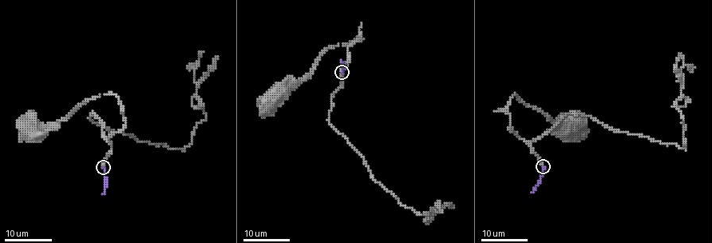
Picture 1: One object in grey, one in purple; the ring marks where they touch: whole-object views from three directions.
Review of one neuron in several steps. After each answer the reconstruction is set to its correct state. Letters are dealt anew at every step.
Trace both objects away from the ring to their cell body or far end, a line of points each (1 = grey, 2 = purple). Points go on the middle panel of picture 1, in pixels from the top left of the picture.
1: (341, 72), (350, 61), (348, 47), (363, 39), (360, 37), (329, 47), (297, 85), (273, 93), (270, 98)
2: (341, 72), (343, 69), (341, 60)

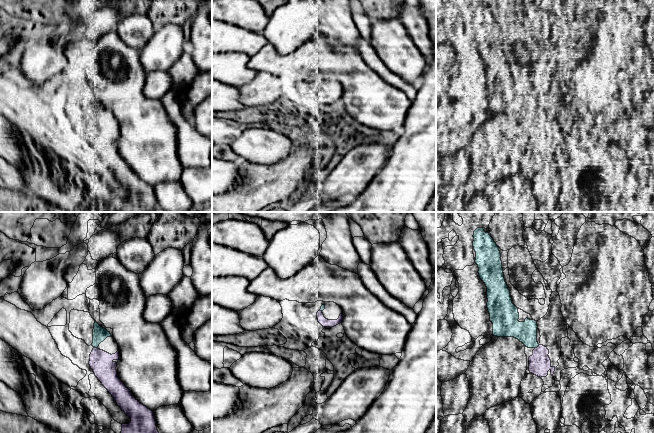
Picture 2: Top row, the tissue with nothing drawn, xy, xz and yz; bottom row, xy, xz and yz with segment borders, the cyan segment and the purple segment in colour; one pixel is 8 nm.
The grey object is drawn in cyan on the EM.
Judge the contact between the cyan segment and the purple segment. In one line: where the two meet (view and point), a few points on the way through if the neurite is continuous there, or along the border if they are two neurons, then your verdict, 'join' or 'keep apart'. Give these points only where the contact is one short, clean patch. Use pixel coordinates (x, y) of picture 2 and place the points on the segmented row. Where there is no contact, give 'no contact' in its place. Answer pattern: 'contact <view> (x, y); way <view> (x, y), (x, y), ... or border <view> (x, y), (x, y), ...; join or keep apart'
contact yz (537, 346); way yz (526, 332), (528, 337), (537, 346), (539, 363); join

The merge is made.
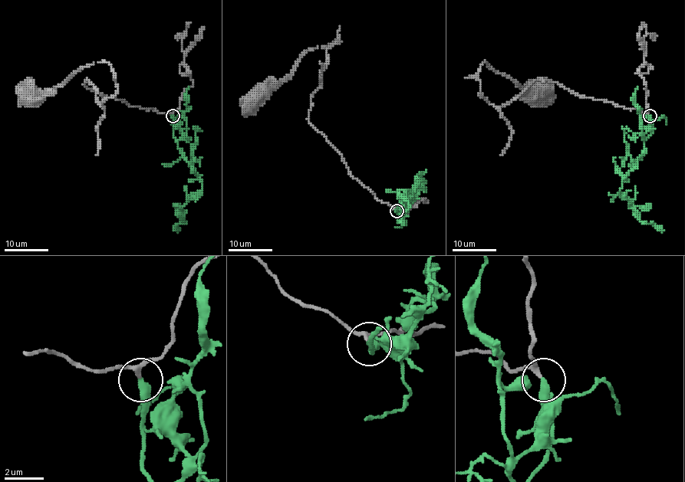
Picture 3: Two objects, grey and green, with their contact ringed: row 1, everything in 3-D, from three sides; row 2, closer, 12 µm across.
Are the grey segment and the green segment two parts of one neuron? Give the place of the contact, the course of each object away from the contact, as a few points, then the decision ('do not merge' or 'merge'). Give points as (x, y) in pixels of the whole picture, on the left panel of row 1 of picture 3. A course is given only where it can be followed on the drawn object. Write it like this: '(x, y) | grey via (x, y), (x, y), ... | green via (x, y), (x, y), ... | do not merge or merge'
(172, 116) | grey via (172, 115), (103, 96), (87, 78), (103, 107), (117, 83), (105, 62), (87, 65), (45, 96), (27, 98) | green via (172, 116), (177, 146), (201, 180), (200, 190), (180, 208), (185, 221), (176, 225), (179, 231) | merge

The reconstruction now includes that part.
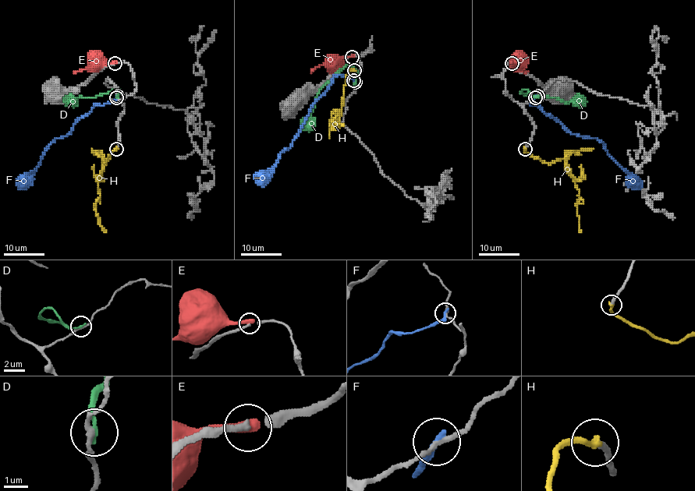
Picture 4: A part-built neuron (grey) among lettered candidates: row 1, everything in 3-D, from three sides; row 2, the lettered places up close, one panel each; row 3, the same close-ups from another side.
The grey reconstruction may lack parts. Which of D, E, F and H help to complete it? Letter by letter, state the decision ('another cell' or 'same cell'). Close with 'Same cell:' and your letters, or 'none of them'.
D: another cell
E: another cell
F: another cell
H: same cell
Same cell: H

